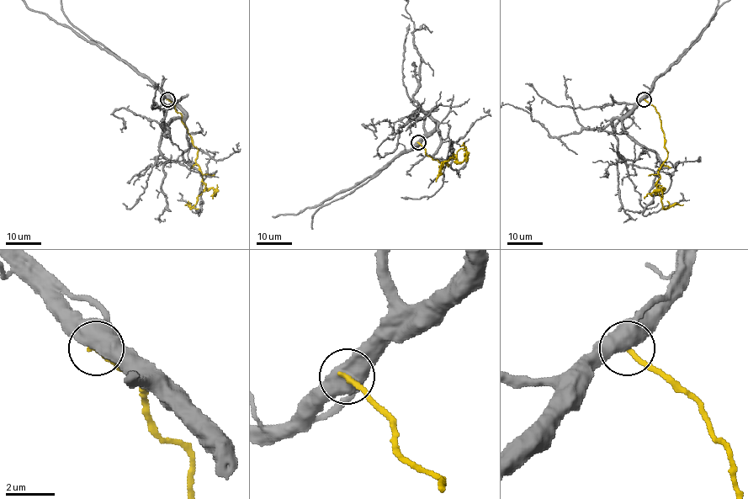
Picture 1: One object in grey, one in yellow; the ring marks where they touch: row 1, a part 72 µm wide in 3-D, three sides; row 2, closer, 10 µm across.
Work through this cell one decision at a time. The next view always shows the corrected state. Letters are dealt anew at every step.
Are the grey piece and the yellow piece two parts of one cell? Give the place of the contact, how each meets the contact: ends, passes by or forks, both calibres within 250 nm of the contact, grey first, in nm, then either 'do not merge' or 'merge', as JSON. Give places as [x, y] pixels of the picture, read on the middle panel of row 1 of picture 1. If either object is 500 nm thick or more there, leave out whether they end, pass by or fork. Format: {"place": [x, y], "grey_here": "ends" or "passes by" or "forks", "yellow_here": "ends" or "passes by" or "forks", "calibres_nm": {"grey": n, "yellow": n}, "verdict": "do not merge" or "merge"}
{"place": [418, 142], "calibres_nm": {"grey": 600, "yellow": 220}, "verdict": "do not merge"}

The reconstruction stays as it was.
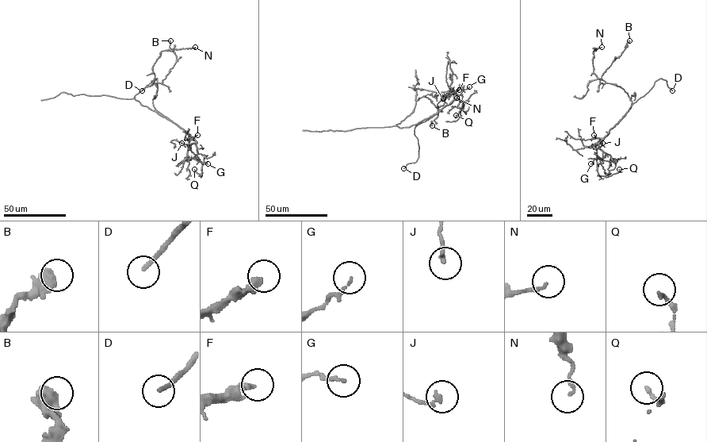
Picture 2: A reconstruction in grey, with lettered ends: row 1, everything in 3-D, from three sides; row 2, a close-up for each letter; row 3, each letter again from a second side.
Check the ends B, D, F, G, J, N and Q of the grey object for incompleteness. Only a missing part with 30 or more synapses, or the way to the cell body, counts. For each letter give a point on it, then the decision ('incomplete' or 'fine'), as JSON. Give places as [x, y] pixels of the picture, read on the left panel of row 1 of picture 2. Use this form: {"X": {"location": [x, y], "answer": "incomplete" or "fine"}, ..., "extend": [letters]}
{"B": {"location": [170, 40], "answer": "fine"}, "D": {"location": [142, 90], "answer": "incomplete"}, "F": {"location": [197, 135], "answer": "incomplete"}, "G": {"location": [208, 163], "answer": "fine"}, "J": {"location": [181, 143], "answer": "fine"}, "N": {"location": [195, 47], "answer": "fine"}, "Q": {"location": [194, 169], "answer": "fine"}, "extend": ["D", "F"]}

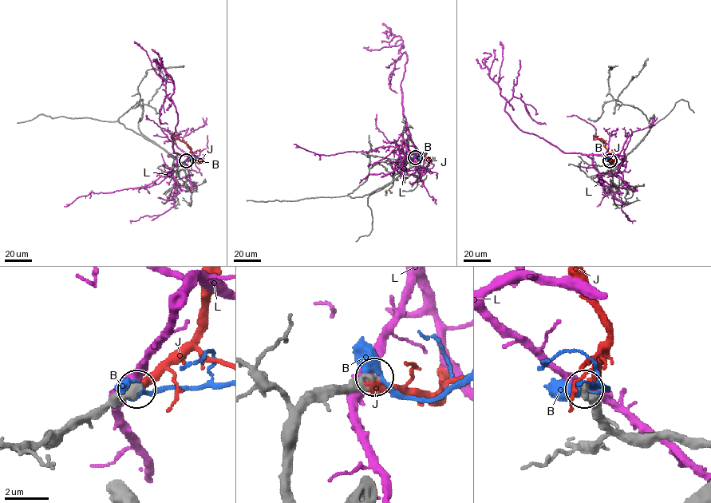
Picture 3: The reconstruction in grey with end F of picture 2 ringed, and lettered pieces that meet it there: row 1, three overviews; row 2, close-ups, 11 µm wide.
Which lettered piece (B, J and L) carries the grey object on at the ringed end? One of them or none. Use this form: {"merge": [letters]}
{"merge": ["J"]}

